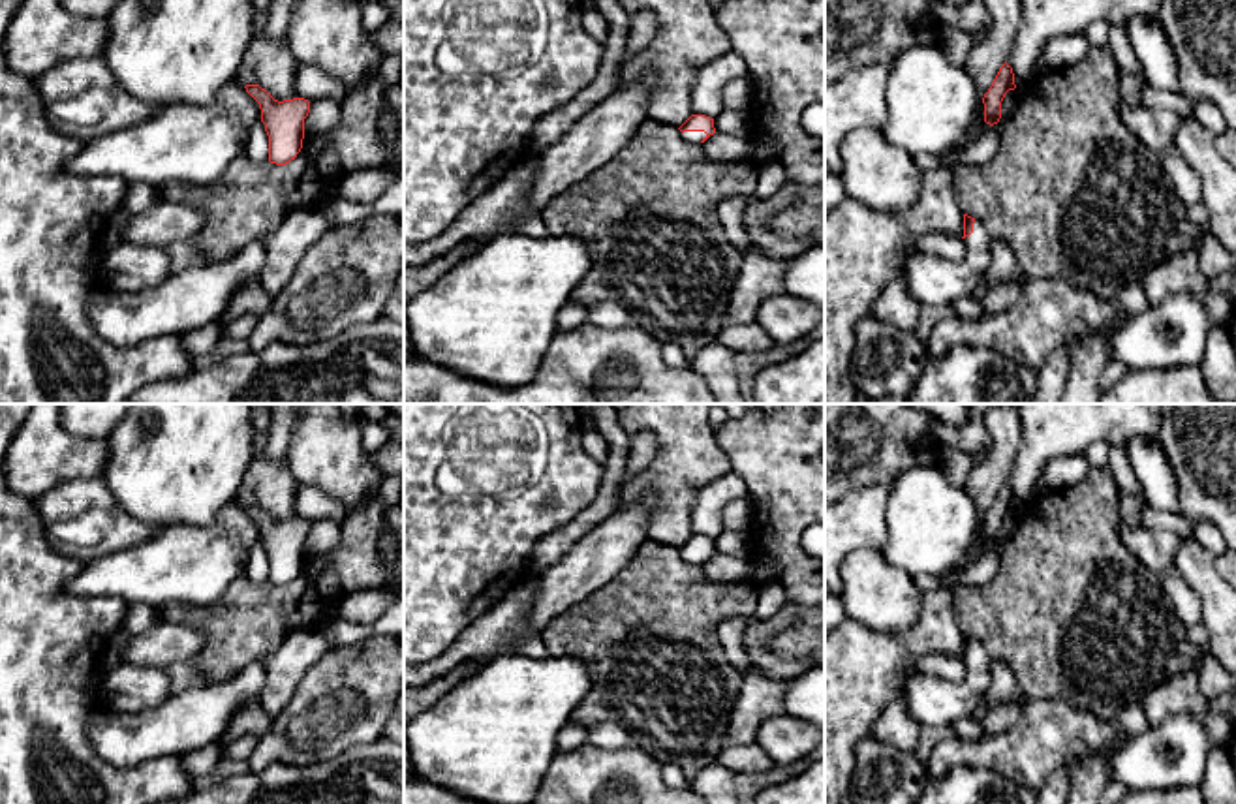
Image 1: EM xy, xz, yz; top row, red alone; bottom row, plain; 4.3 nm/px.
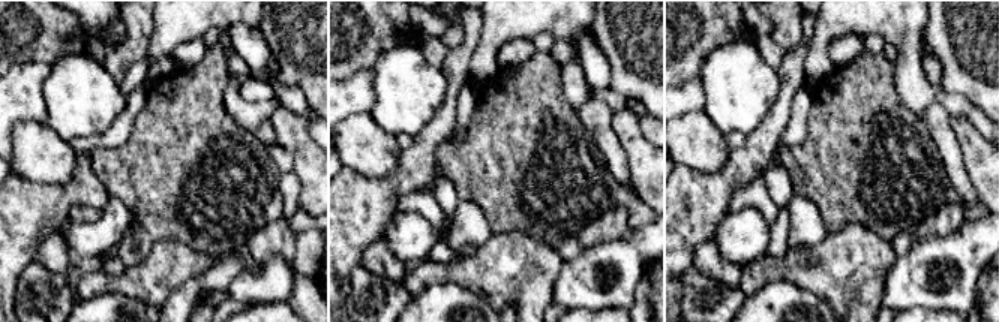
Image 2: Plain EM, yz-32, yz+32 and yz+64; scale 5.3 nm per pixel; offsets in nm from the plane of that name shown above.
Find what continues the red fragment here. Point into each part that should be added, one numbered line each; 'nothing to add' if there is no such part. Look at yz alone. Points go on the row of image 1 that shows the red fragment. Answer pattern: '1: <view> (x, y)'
1: yz (930, 280)

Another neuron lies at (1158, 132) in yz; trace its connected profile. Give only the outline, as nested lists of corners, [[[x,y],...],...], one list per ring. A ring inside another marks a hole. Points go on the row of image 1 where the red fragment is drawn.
[[[1120,101],[1120,115],[1125,126],[1159,156],[1183,207],[1189,209],[1200,203],[1200,178],[1176,147],[1176,130],[1182,118],[1170,111],[1159,115],[1148,109],[1133,109],[1123,101]]]

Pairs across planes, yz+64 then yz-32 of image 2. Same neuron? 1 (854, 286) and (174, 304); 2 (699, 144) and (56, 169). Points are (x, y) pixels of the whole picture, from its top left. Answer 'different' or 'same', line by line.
1: different
2: same

